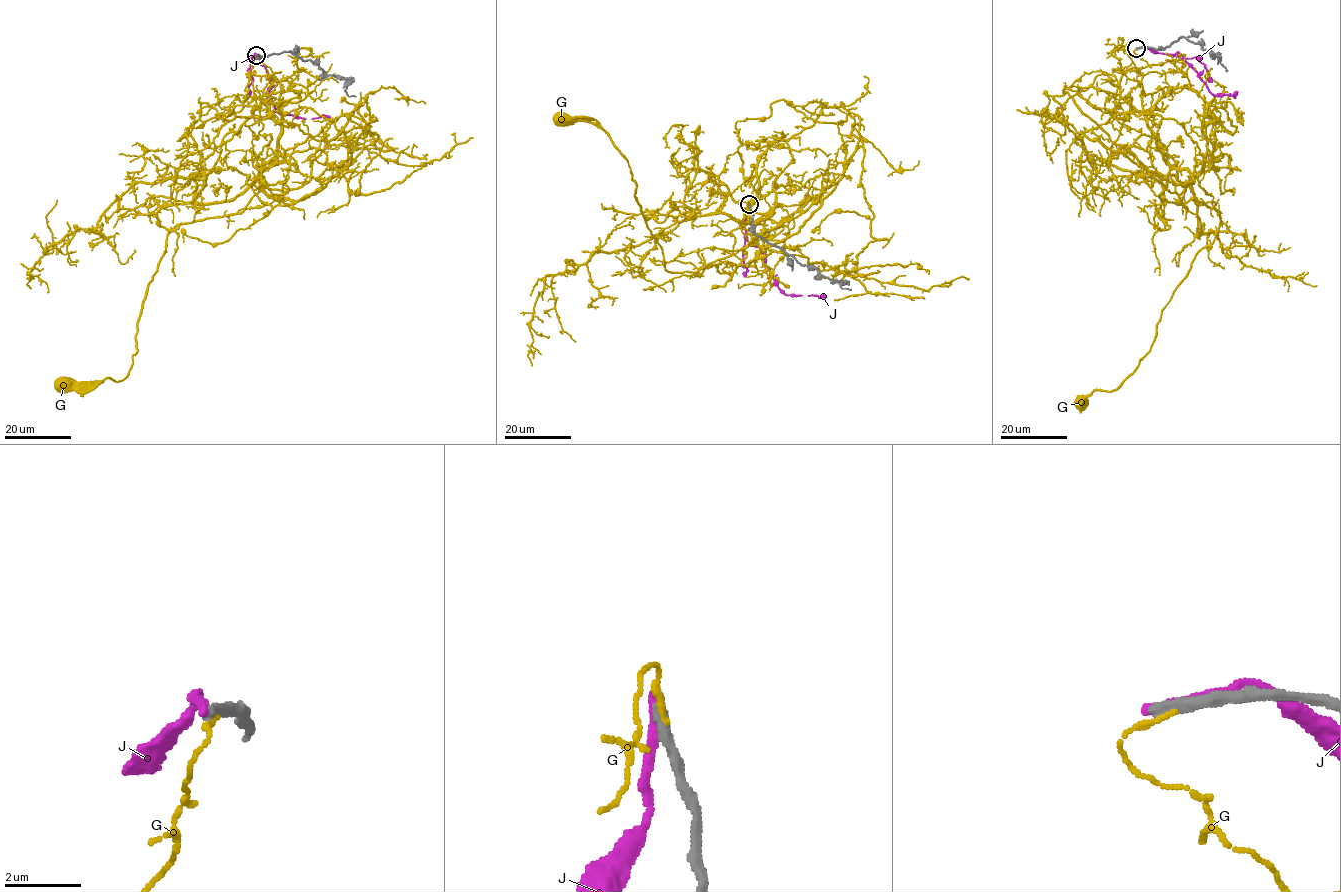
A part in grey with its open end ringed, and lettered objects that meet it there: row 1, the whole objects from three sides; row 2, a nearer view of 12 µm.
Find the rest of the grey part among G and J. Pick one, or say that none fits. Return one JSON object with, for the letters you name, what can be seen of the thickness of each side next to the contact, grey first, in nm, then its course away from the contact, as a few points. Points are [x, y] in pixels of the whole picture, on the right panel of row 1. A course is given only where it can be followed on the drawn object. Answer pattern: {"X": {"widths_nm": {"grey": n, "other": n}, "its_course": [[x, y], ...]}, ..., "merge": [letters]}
{"merge": []}

